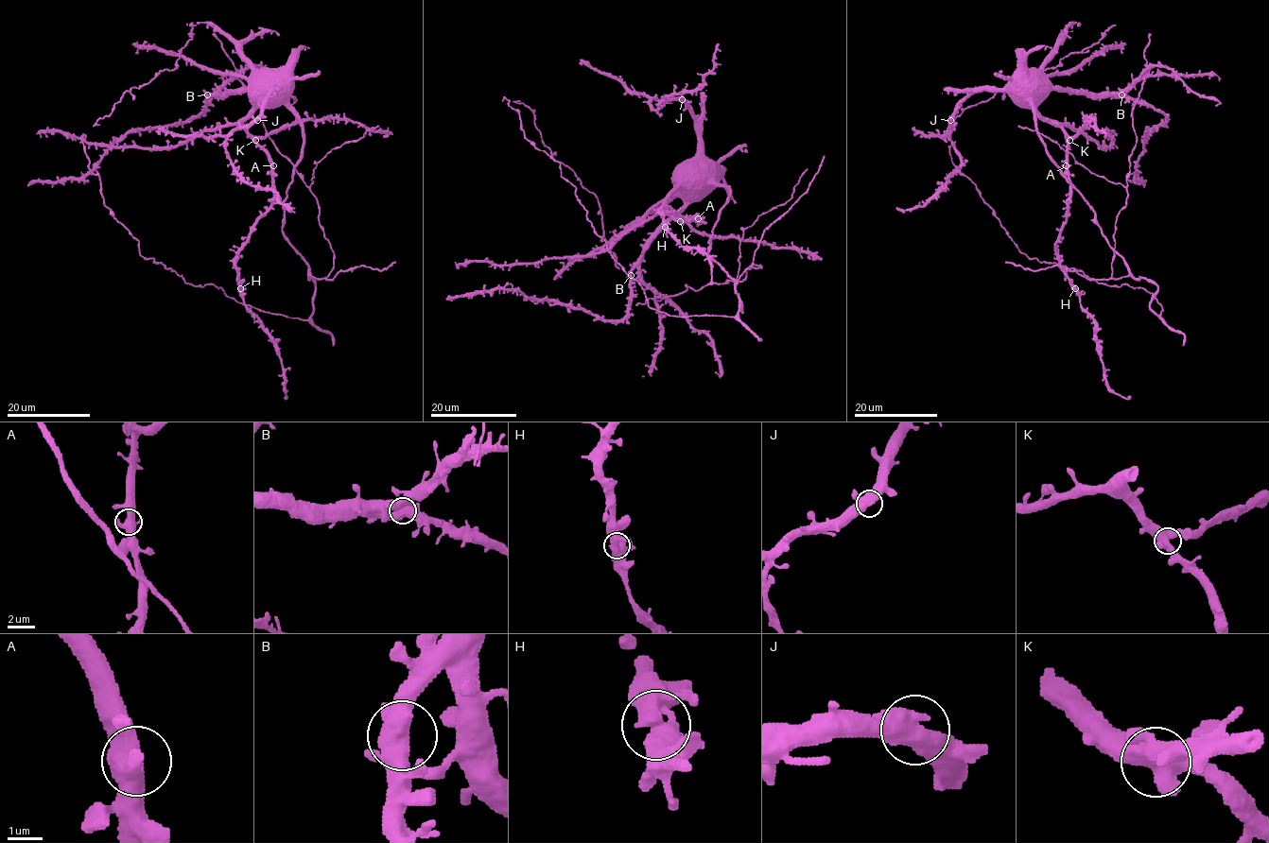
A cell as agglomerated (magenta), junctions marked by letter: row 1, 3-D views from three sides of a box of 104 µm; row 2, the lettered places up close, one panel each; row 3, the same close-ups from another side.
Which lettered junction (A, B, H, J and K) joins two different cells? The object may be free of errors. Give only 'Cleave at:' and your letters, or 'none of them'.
Cleave at: none of them

